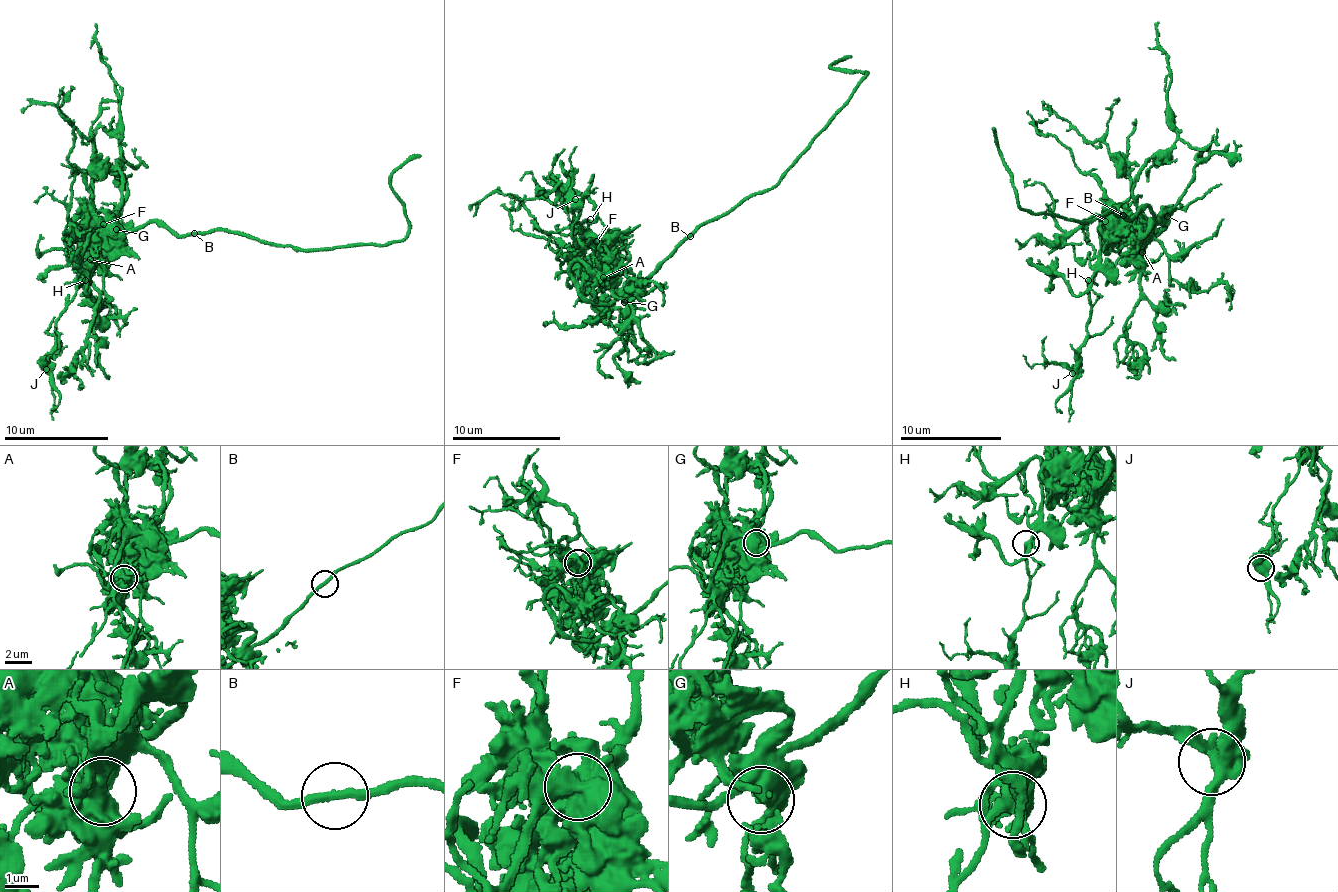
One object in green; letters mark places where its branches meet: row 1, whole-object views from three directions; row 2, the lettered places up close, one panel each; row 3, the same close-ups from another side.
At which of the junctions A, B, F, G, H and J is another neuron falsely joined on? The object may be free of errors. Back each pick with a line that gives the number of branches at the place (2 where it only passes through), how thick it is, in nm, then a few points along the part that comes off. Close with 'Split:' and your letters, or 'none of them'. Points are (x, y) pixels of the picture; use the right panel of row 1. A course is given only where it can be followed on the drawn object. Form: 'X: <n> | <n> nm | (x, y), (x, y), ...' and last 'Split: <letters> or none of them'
Split: none of them

